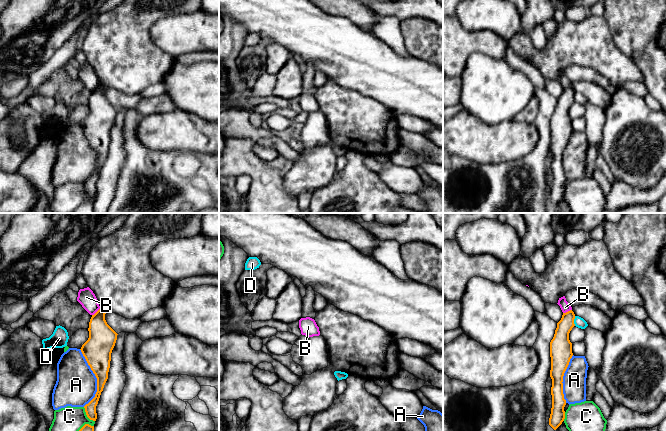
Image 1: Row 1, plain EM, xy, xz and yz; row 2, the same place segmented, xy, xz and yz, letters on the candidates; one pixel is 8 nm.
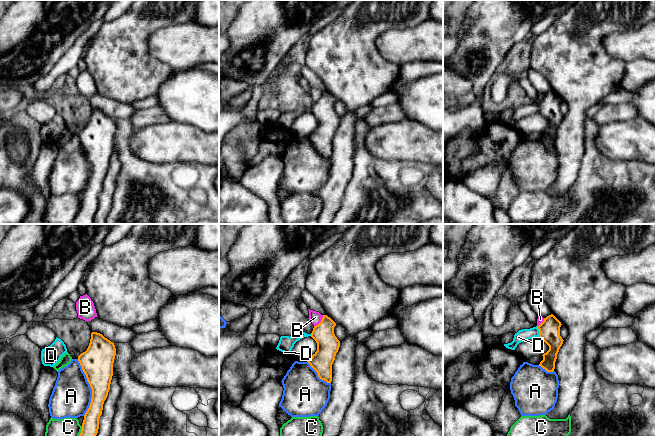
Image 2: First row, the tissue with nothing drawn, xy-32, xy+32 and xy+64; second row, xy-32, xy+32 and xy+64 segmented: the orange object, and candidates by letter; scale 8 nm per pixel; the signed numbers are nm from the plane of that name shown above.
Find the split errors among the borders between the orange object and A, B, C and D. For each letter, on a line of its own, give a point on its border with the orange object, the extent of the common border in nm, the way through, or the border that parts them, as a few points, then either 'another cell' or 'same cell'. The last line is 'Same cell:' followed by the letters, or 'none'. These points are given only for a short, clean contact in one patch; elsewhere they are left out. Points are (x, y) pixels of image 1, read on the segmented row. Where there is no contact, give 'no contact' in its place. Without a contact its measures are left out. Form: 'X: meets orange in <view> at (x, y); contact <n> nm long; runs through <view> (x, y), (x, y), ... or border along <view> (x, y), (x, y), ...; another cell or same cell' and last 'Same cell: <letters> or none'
A: meets orange in xy at (96, 377); contact 460 nm long; border along xy (79, 349), (96, 378), (96, 393), (84, 406); another cell
B: meets orange in yz at (568, 311); contact 80 nm long; border along yz (571, 309), (563, 313); another cell
C: meets orange in xy at (86, 414); contact 150 nm long; border along xy (83, 407), (86, 415), (94, 421); another cell
D: meets orange in yz at (573, 321); contact 80 nm long; border along yz (575, 316), (574, 325); another cell
Same cell: none

